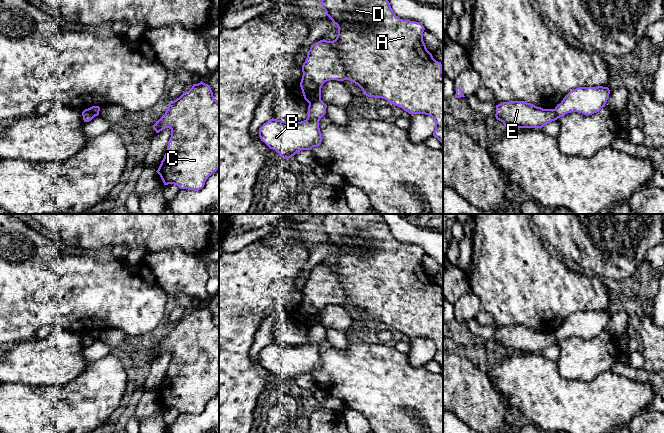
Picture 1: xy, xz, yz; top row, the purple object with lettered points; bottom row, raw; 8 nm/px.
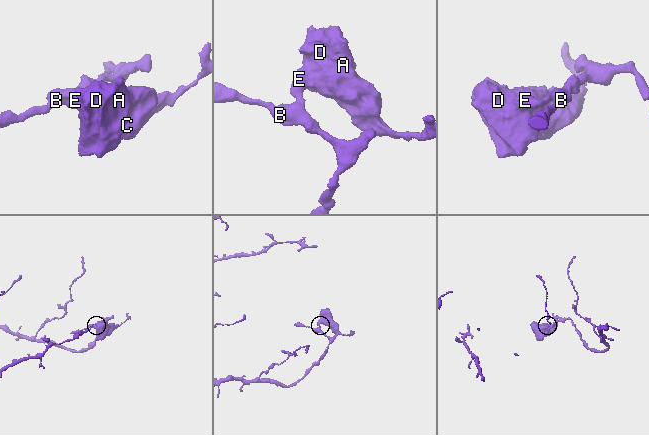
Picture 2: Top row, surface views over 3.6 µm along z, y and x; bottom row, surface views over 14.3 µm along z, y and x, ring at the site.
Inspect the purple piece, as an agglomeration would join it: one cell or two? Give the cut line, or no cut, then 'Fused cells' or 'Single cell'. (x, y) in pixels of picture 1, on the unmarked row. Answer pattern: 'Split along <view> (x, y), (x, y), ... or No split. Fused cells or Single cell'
Split along xz (320, 322), (309, 328). Fused cells

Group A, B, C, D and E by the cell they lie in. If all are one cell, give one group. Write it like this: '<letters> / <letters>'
A C D E / B

